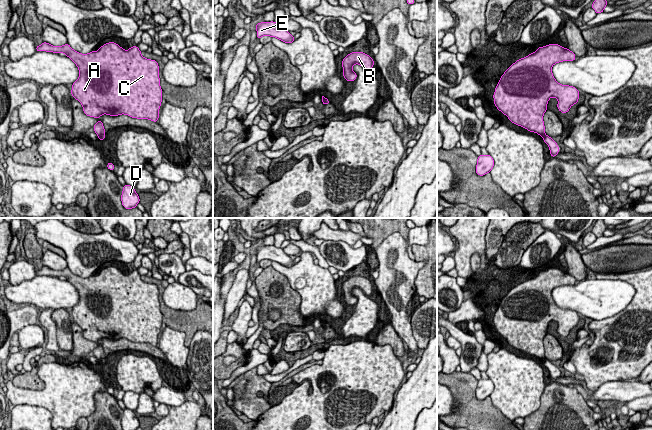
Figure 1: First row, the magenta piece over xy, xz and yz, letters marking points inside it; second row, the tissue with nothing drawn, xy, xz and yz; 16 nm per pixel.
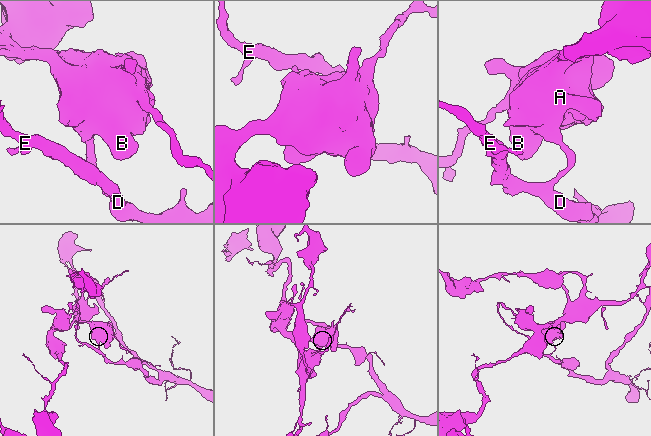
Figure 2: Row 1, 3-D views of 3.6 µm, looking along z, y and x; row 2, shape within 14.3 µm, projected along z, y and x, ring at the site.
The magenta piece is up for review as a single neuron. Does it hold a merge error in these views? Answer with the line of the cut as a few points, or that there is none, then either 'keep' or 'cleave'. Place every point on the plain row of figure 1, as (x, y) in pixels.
cut yz (544, 357), (542, 360); cleave

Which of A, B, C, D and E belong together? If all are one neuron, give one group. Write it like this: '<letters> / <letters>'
A B C / D E

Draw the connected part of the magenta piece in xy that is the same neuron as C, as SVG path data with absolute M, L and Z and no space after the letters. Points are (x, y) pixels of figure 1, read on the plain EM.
M47 266L36 275L64 277L78 291L78 304L71 318L83 330L87 340L128 339L157 346L162 326L157 285L144 282L137 270L127 275L114 266L98 275L82 278L67 267L53 270Z

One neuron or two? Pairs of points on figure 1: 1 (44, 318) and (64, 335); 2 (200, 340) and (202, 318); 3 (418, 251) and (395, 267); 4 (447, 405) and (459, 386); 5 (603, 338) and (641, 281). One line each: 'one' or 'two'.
1: two
2: two
3: two
4: two
5: one

